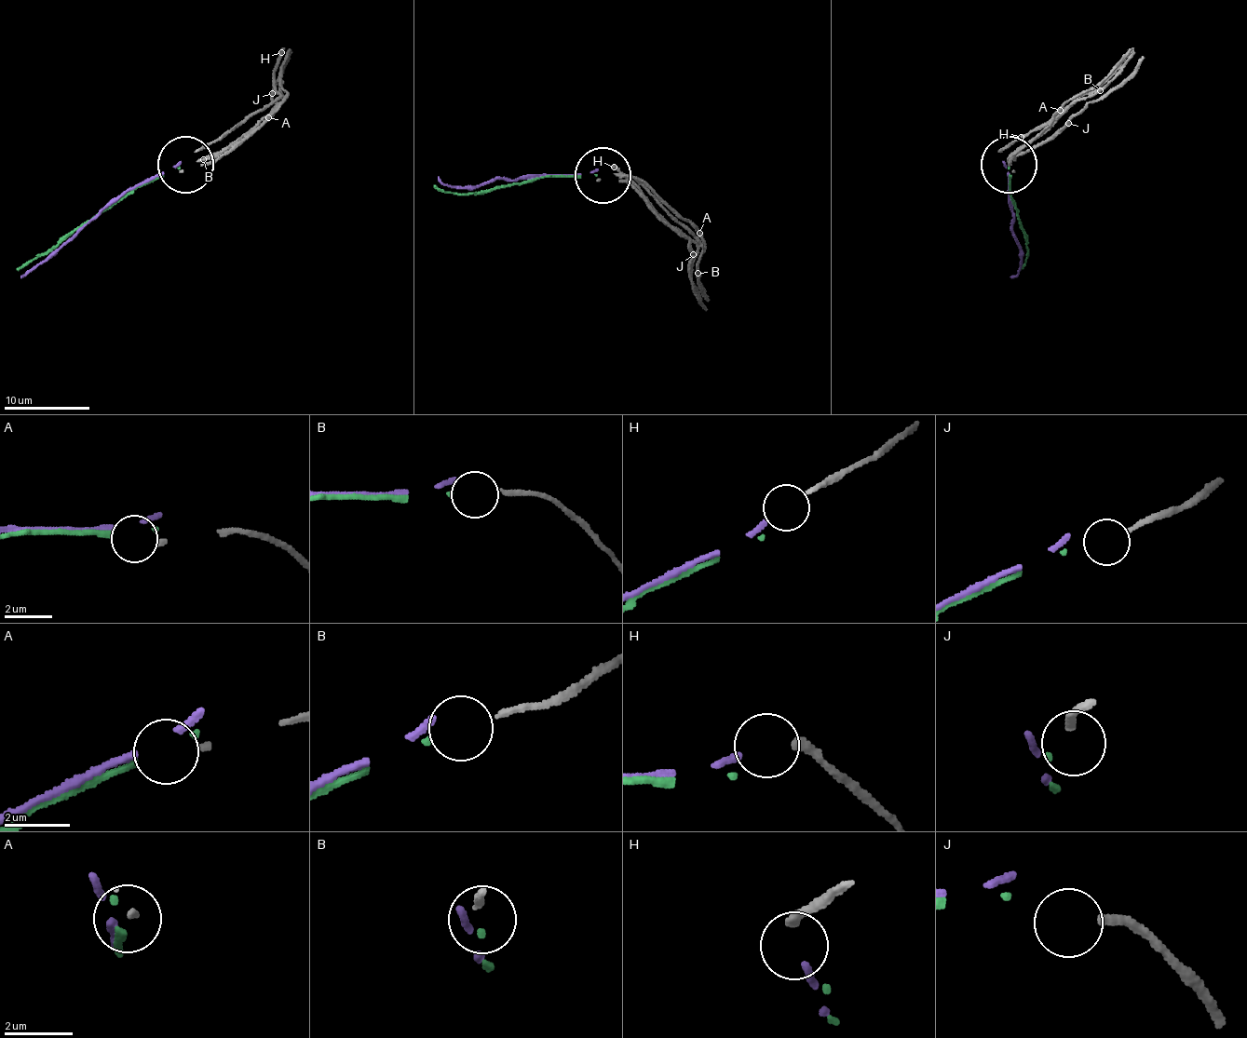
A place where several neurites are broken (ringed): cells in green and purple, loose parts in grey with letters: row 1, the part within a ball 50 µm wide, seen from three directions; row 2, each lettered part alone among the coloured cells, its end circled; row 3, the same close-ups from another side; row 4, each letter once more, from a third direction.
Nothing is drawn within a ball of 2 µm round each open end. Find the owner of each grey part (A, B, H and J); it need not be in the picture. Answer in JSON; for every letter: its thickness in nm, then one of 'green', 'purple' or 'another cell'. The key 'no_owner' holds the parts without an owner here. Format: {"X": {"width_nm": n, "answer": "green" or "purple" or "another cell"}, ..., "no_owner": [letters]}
{"A": {"width_nm": 130, "answer": "another cell"}, "B": {"width_nm": 180, "answer": "green"}, "H": {"width_nm": 240, "answer": "purple"}, "J": {"width_nm": 240, "answer": "another cell"}, "no_owner": ["A", "J"]}

